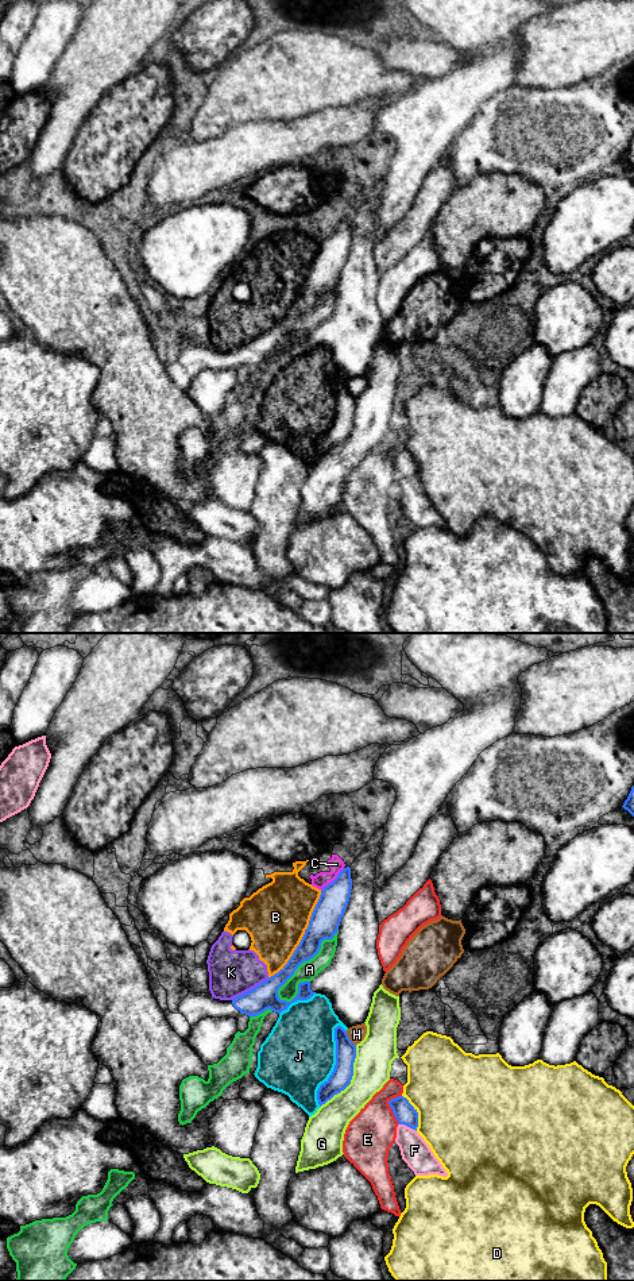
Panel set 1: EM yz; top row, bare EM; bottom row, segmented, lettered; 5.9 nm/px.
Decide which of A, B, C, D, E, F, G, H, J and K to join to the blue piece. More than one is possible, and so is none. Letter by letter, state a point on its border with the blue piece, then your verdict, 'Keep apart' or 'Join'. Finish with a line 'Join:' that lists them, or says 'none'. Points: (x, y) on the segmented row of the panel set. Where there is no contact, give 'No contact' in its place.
A: Touches blue at yz (305, 960). Keep apart
B: Touches blue at yz (304, 936). Keep apart
C: Touches blue at yz (333, 880). Keep apart
D: Touches blue at yz (417, 1112). Keep apart
E: Touches blue at yz (391, 1107). Keep apart
F: Touches blue at yz (408, 1126). Keep apart
G: Touches blue at yz (351, 1079). Keep apart
H: Touches blue at yz (348, 1038). Keep apart
J: Touches blue at yz (335, 1065). Keep apart
K: Touches blue at yz (251, 990). Keep apart
Join: none

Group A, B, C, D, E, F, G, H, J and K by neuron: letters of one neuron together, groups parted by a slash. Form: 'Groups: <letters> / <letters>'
Groups: A / B C K / D / E / F / G / H / J

